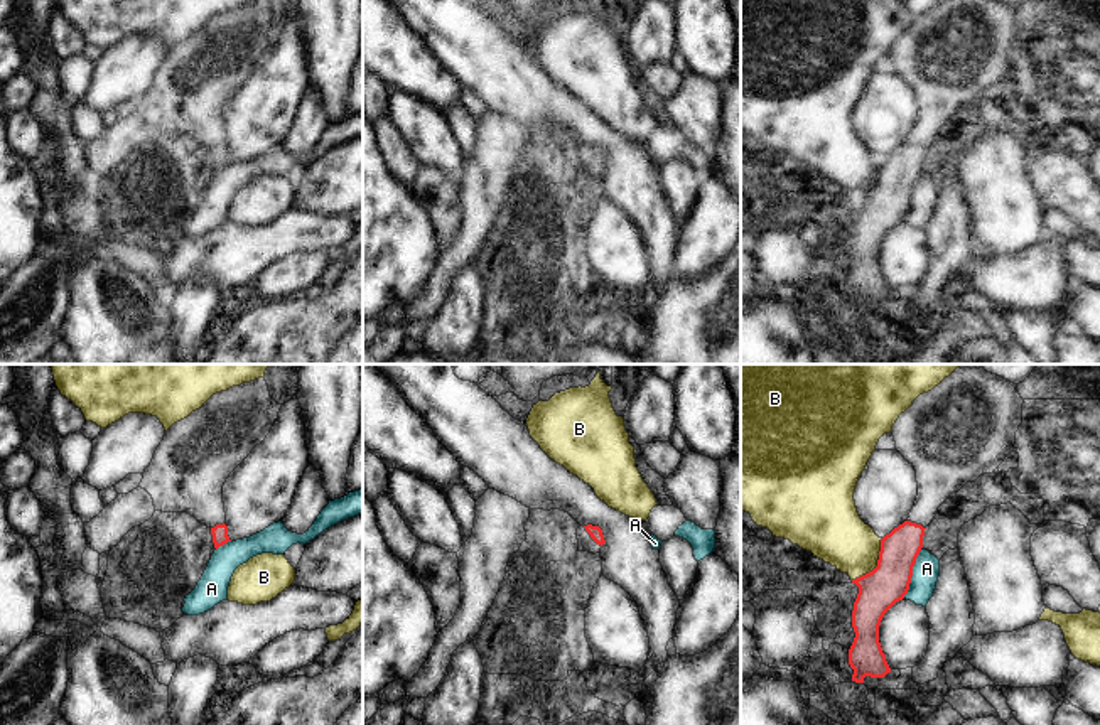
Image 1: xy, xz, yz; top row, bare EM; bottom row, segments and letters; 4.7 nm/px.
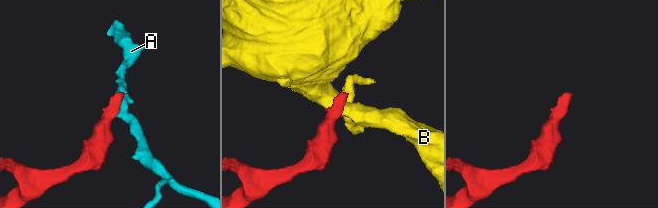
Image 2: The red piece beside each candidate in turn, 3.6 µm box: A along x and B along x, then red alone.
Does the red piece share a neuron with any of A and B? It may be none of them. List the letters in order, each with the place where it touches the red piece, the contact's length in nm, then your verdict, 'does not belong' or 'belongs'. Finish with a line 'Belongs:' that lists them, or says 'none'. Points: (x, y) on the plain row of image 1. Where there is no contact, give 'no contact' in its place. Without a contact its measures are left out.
A: contact yz (911, 196); length 240 nm; does not belong
B: contact yz (878, 186); length 260 nm; does not belong
Belongs: none

